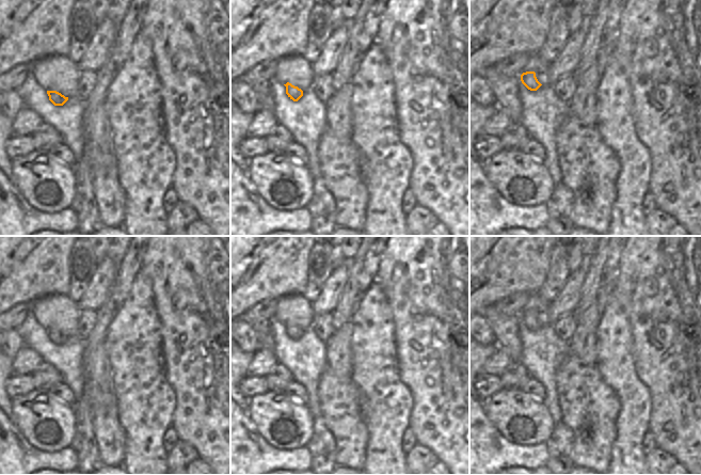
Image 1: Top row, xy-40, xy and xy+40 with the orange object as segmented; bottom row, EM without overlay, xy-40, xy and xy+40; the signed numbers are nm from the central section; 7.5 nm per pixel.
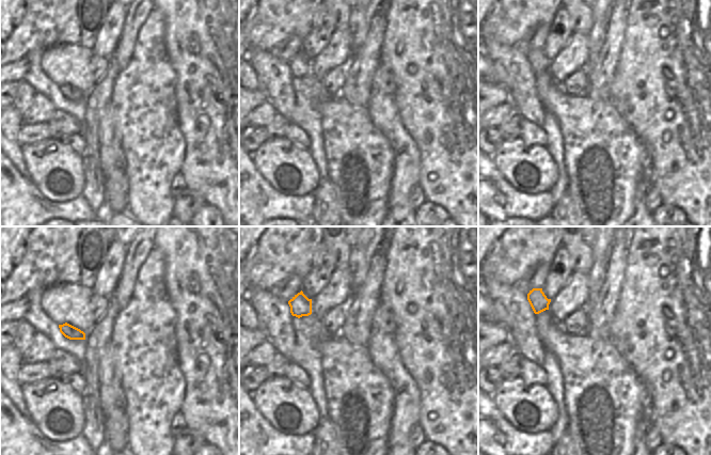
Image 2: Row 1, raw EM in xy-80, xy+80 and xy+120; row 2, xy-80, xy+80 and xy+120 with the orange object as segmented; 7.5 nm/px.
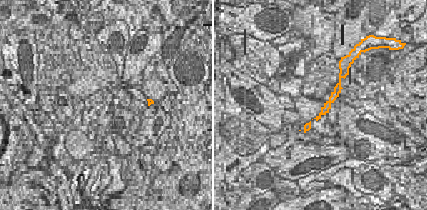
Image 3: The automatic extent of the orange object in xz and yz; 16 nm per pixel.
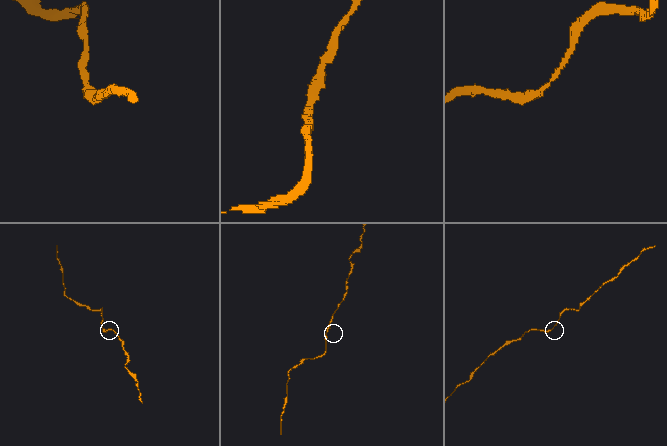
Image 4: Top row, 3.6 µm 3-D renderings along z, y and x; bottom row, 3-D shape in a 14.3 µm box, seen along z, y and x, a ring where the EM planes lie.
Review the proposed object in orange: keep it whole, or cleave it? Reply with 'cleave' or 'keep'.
keep

